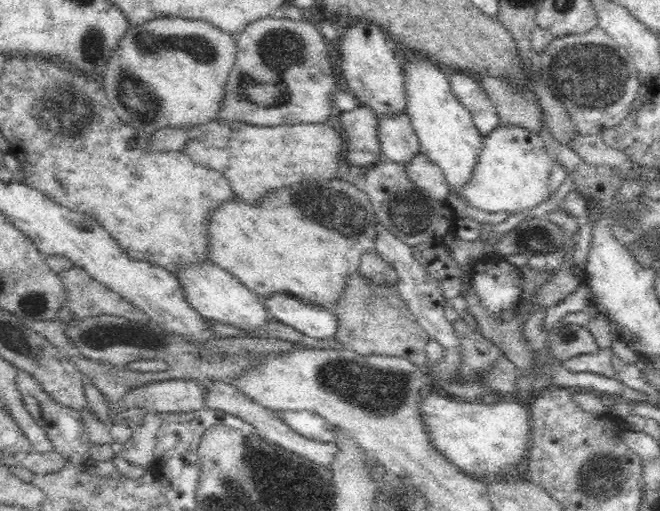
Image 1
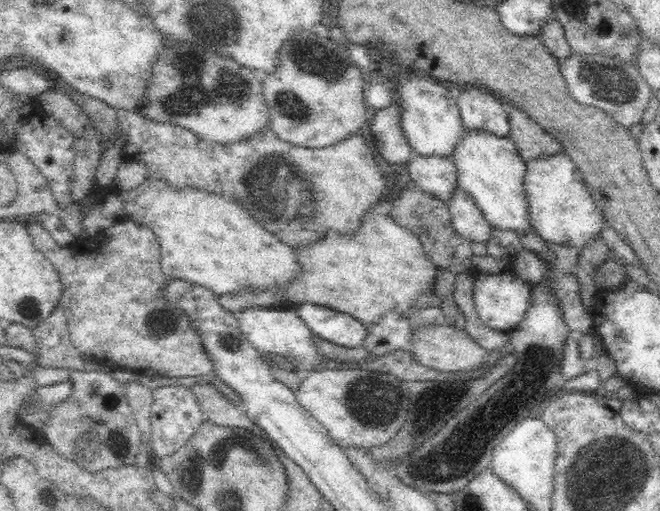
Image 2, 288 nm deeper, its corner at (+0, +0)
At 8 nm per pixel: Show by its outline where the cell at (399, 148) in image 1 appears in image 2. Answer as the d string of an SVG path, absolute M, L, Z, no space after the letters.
M414 154L408 164L410 164L408 180L414 180L420 192L438 198L440 202L450 202L456 196L460 180L450 158Z

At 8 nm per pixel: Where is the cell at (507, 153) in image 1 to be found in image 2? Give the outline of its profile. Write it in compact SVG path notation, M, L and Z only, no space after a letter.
M566 152L526 160L524 164L528 208L532 214L532 226L540 238L546 238L554 246L584 250L592 244L592 240L604 236L604 228L608 224L606 212L600 208L596 198L592 198L584 184L584 176L578 174L576 162Z

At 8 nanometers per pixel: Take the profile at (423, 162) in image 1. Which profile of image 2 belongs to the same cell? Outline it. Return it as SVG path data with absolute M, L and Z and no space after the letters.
M458 188L456 196L446 204L450 206L454 230L460 236L476 244L484 244L490 238L494 238L494 226L484 218L484 214L480 212L480 208L476 206L468 192Z

